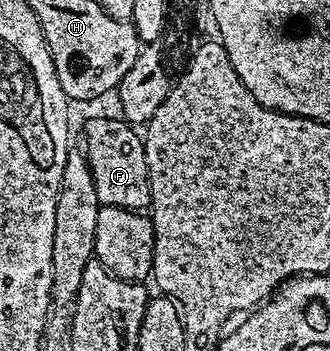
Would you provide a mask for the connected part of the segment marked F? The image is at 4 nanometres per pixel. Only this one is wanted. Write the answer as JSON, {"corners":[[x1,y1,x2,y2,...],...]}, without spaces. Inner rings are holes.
{"corners":[[99,116,87,124,85,151,102,207,128,208,130,212,138,212,150,205,151,183,143,136,135,132,138,131,122,118,110,120,107,116]]}

